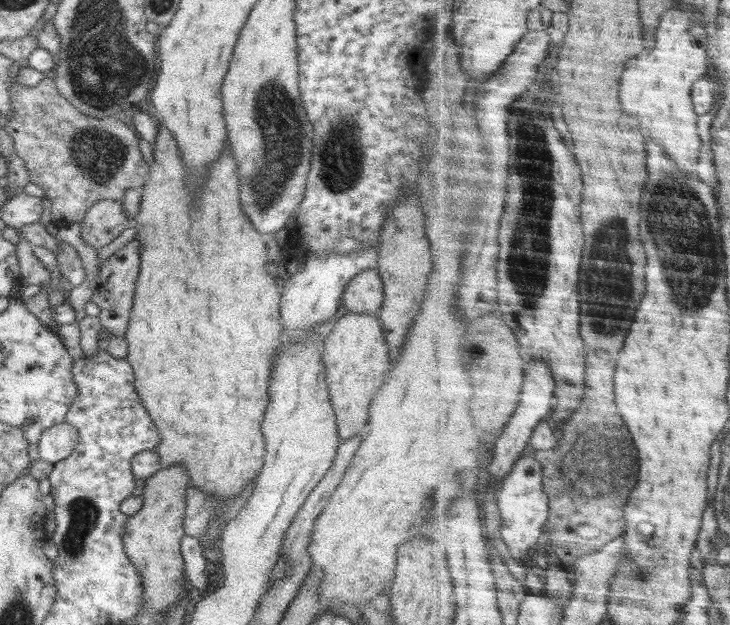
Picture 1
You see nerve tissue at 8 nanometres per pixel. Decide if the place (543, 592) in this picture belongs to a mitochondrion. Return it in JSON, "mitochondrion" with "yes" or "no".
{"mitochondrion":"no"}

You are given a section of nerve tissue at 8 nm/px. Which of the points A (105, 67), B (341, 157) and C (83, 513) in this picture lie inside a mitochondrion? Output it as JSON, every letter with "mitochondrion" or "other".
{"A":"mitochondrion","B":"mitochondrion","C":"mitochondrion"}

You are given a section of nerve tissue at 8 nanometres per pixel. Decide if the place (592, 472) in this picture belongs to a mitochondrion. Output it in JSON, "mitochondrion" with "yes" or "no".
{"mitochondrion":"yes"}

